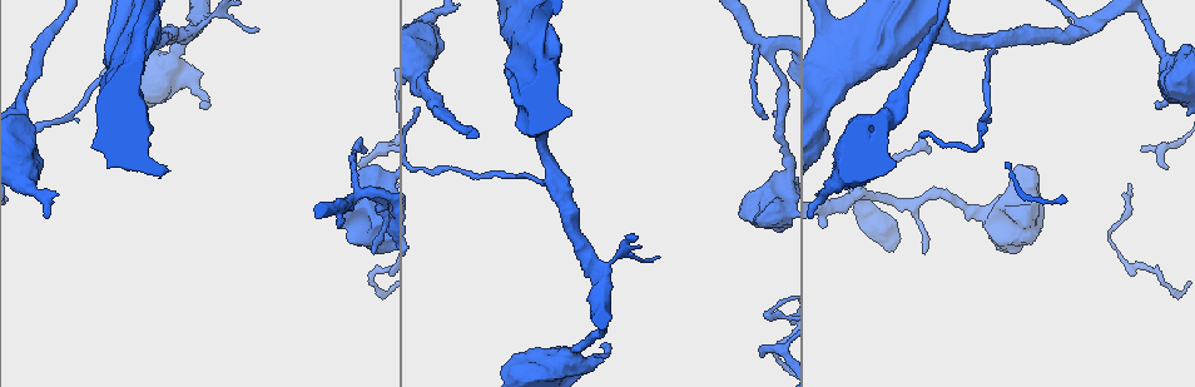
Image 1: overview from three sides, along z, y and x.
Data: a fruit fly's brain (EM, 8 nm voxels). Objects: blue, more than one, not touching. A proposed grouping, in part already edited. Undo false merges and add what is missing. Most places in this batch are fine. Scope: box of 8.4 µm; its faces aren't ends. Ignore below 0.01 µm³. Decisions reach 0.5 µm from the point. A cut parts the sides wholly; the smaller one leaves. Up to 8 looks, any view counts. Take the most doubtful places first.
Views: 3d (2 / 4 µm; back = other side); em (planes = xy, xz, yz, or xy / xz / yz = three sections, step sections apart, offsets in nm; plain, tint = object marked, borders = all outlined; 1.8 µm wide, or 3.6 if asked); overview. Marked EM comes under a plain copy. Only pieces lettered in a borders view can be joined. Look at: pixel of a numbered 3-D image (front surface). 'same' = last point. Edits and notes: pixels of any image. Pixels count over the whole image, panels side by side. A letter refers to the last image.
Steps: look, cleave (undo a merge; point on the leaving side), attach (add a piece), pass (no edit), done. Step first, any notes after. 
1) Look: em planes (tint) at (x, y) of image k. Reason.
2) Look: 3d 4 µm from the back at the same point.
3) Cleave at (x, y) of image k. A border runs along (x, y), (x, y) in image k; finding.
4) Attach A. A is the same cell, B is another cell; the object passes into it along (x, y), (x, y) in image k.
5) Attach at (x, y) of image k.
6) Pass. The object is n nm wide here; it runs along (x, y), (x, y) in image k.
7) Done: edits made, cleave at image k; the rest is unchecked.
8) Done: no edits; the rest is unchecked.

Look: 3d 2 µm at (368, 192) of image 1. Four-way junction.

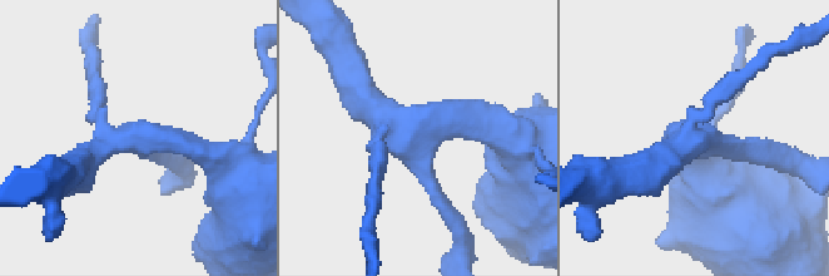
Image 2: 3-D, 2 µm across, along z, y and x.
Look: em planes (borders) at (134, 139) of image 2. 4 arms meet here.

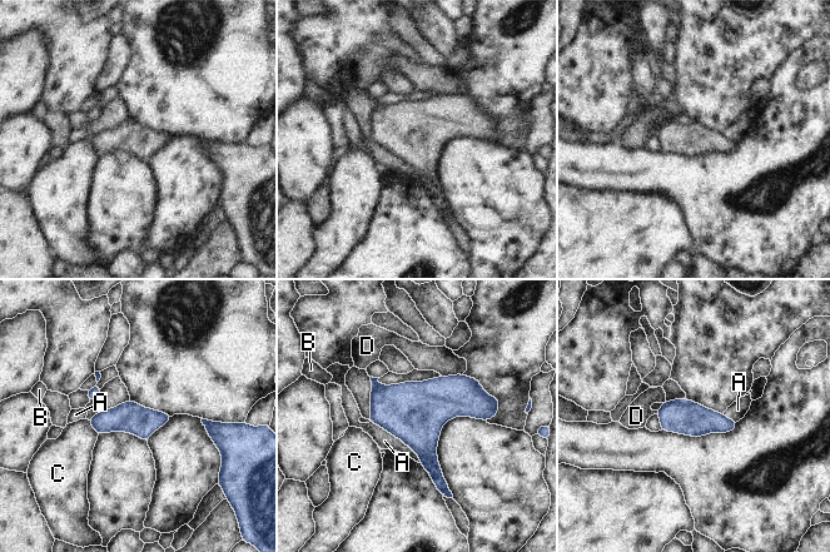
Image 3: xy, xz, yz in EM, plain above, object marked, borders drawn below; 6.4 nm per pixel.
Pass. A, B, C and D are other cells; a border runs along (369, 421), (399, 438), (421, 462) in image 3; one neuron here.

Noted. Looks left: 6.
Look: em planes (borders) at (1160, 108) of image 1.

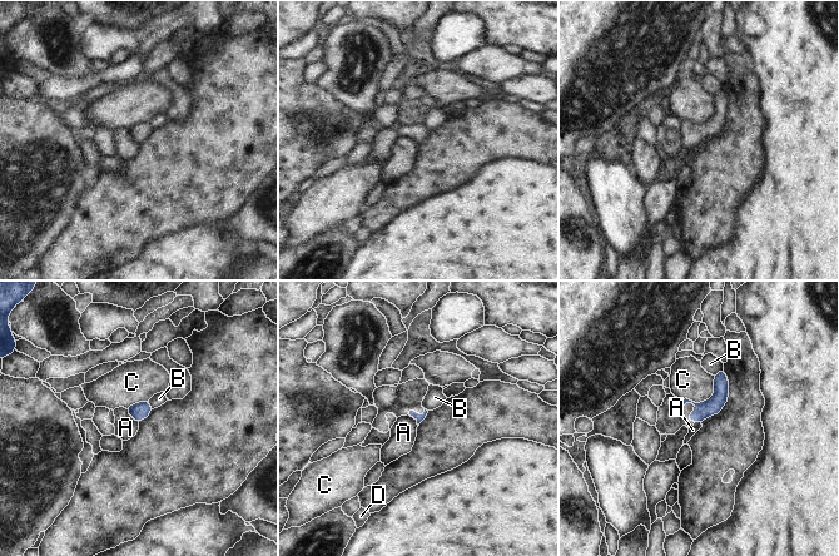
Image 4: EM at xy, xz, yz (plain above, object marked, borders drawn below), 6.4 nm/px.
Pass. A, B, C and D are other cells; a border runs along (124, 408), (138, 423) in image 4; none of them fits.

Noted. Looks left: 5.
Look: em xy step 4 (tint) at (1079, 32) of image 1. Three-way junction.

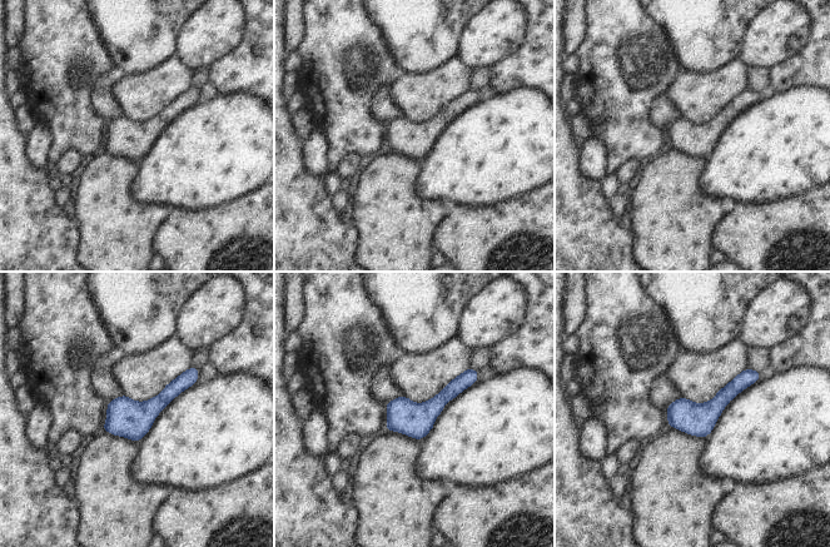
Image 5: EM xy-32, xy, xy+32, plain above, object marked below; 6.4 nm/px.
Look: em planes (borders) at the same point.

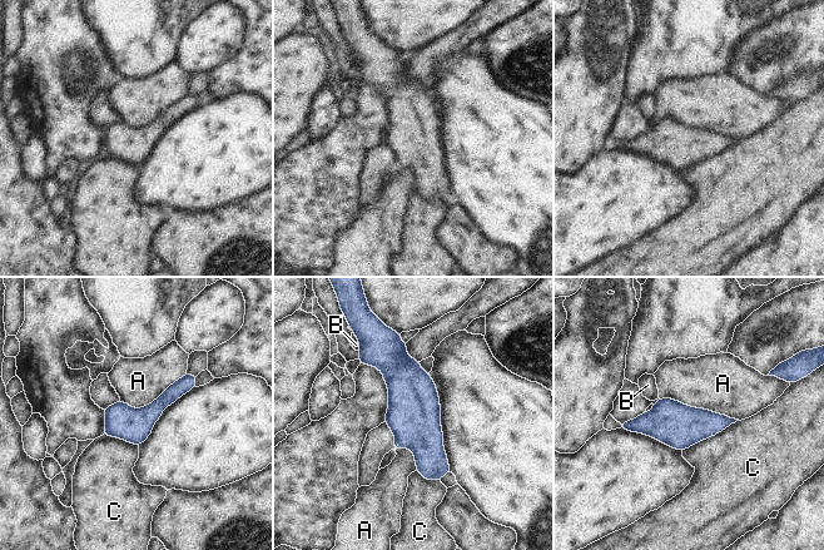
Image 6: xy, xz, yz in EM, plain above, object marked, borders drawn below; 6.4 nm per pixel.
Pass. The longest contact is with A, 550 nm; A, B and C are other cells; a border runs along (659, 397), (673, 397), (739, 420) in image 6; all the same neuron.

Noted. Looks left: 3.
Look: em 3.6 µm planes (borders) at (1033, 172) of image 1. Thick end.

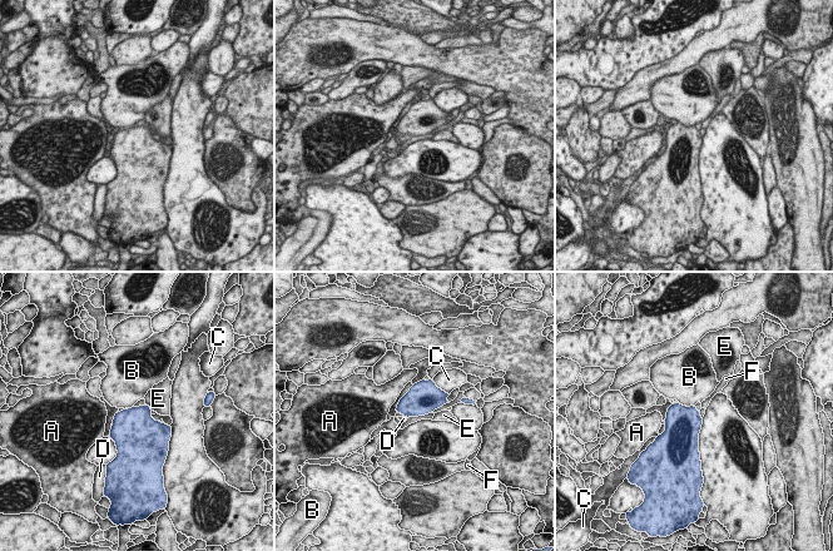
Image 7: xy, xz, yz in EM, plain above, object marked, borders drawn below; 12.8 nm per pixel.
Pass. The longest contact is with C, 300 nm; A, B, C, D, E and F are other cells; none of them fits.

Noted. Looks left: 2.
Done: no edits; the rest is unchecked.

